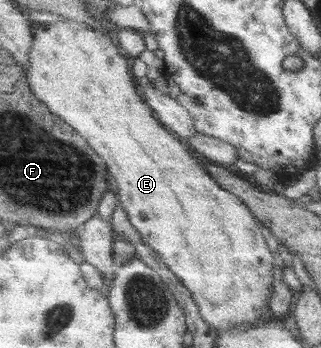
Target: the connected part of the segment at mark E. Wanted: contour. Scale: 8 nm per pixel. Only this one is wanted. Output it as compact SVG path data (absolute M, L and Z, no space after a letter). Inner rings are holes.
M60 20L52 23L43 23L35 25L33 30L34 41L29 51L30 67L27 75L30 86L34 90L34 94L41 99L52 113L58 114L68 125L77 129L88 141L90 147L104 159L108 164L109 173L115 178L119 187L119 201L121 206L130 218L131 225L140 232L144 243L155 249L162 258L162 261L178 276L182 283L192 292L195 302L198 304L201 316L214 328L231 328L236 326L251 326L260 320L268 320L274 314L270 309L270 300L273 299L274 293L274 261L276 258L272 255L272 251L268 249L268 243L260 231L260 225L255 215L244 205L237 194L230 193L230 190L224 191L216 179L210 177L209 171L206 171L200 165L201 154L190 147L185 141L179 139L176 134L169 130L156 116L155 111L142 101L130 69L128 69L128 61L126 57L120 53L120 49L112 43L110 37L104 35L101 30L95 30L87 26L85 23L75 22L74 20Z

